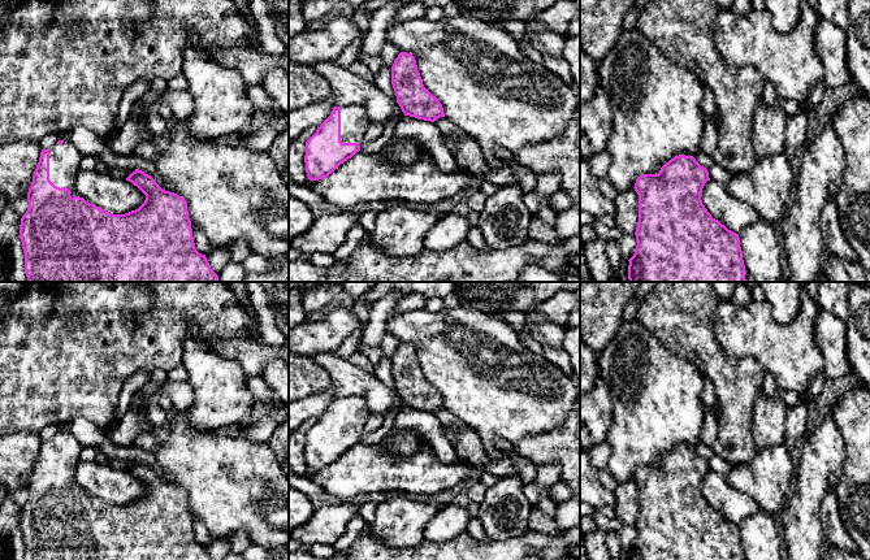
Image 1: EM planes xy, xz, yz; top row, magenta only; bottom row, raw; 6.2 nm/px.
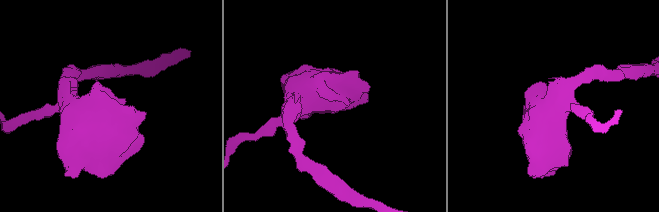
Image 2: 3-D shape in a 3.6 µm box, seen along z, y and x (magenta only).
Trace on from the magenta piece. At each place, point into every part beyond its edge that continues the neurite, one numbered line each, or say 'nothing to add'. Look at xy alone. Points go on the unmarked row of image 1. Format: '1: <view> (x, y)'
1: xy (64, 450)

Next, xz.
1: xz (354, 409)

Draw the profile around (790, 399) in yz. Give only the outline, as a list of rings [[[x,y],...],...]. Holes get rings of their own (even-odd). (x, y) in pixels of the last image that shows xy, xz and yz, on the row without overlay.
[[[778,387],[778,394],[780,396],[780,400],[787,405],[787,407],[793,407],[796,404],[798,404],[802,399],[801,395],[796,394],[796,392],[789,392],[785,390],[782,390]]]

